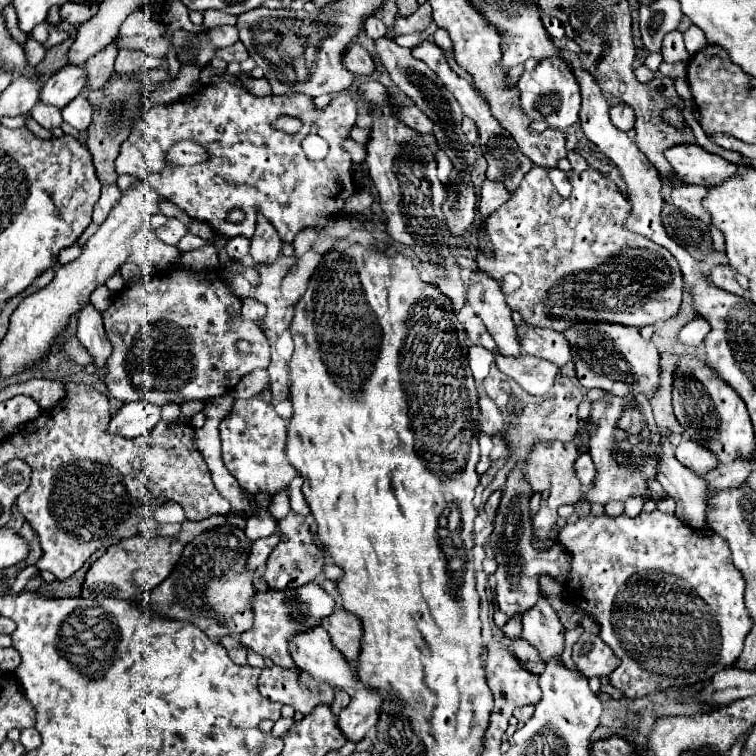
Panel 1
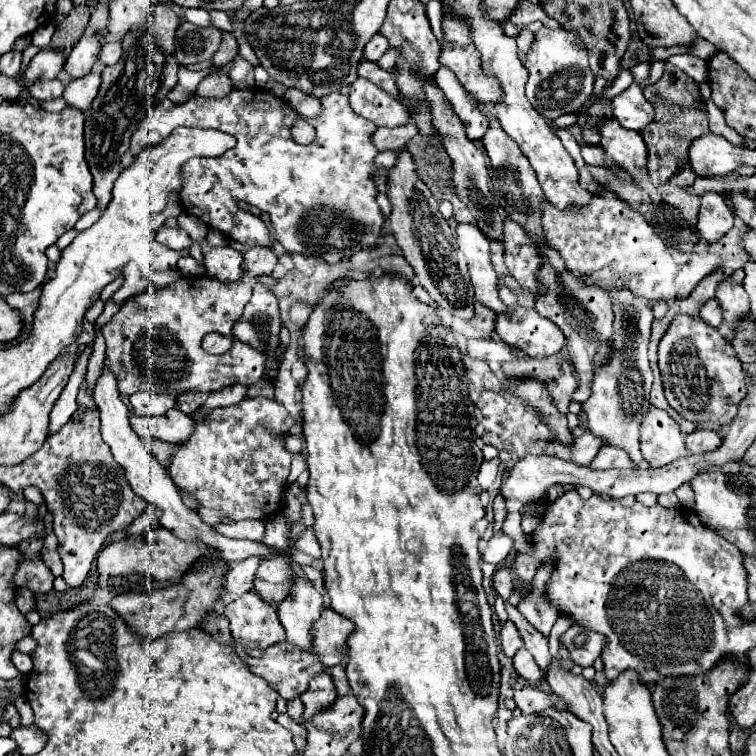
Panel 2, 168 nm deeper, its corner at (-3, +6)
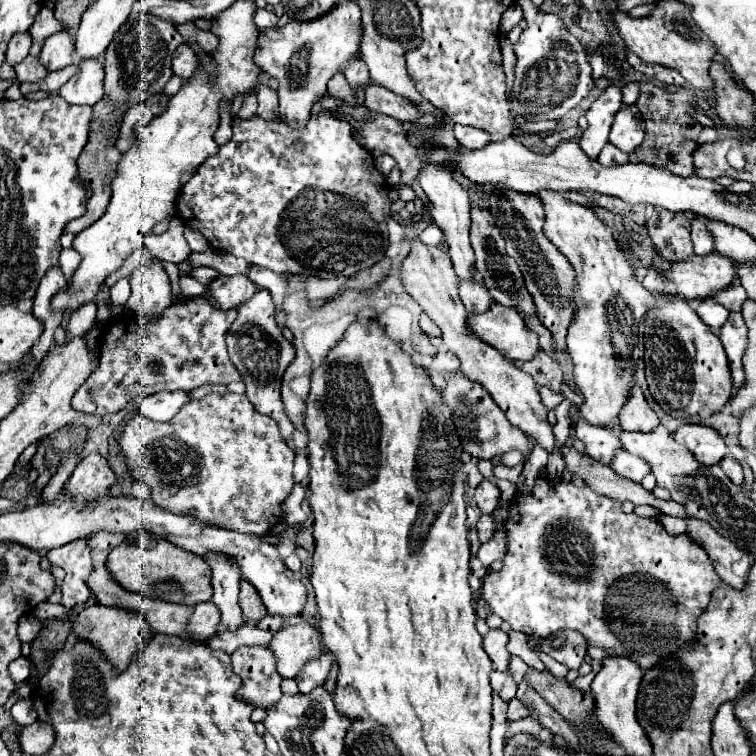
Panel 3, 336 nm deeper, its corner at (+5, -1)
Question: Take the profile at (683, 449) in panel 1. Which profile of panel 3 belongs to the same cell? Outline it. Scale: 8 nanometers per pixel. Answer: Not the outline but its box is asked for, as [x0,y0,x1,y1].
[674,424,726,466]

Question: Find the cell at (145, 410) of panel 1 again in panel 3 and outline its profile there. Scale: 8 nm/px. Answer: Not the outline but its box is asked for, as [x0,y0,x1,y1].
[138,390,190,422]

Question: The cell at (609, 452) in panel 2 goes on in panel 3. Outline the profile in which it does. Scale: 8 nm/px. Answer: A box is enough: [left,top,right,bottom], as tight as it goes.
[612,450,650,482]

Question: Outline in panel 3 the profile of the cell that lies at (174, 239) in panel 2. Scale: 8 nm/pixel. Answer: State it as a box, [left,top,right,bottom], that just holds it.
[144,218,192,264]

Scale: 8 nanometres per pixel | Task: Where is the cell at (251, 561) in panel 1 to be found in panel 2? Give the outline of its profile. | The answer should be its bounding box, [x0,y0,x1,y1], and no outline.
[218,557,264,607]

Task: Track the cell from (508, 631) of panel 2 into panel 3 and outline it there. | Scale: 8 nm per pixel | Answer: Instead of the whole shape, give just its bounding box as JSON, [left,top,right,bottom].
[484,628,510,672]

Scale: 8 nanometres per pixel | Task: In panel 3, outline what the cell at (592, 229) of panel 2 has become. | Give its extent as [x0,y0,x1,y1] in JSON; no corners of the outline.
[660,252,736,300]

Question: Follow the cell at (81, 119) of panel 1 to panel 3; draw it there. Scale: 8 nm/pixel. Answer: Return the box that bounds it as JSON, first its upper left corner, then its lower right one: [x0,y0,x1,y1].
[60,58,104,106]

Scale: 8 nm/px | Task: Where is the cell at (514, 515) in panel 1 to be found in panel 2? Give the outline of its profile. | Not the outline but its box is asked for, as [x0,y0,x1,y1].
[506,601,550,675]

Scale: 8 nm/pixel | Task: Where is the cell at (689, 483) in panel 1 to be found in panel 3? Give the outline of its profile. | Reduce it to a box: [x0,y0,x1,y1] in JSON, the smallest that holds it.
[618,384,660,432]

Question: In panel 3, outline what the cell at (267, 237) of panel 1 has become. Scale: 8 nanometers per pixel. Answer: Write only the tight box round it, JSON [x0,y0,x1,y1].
[206,276,256,310]

